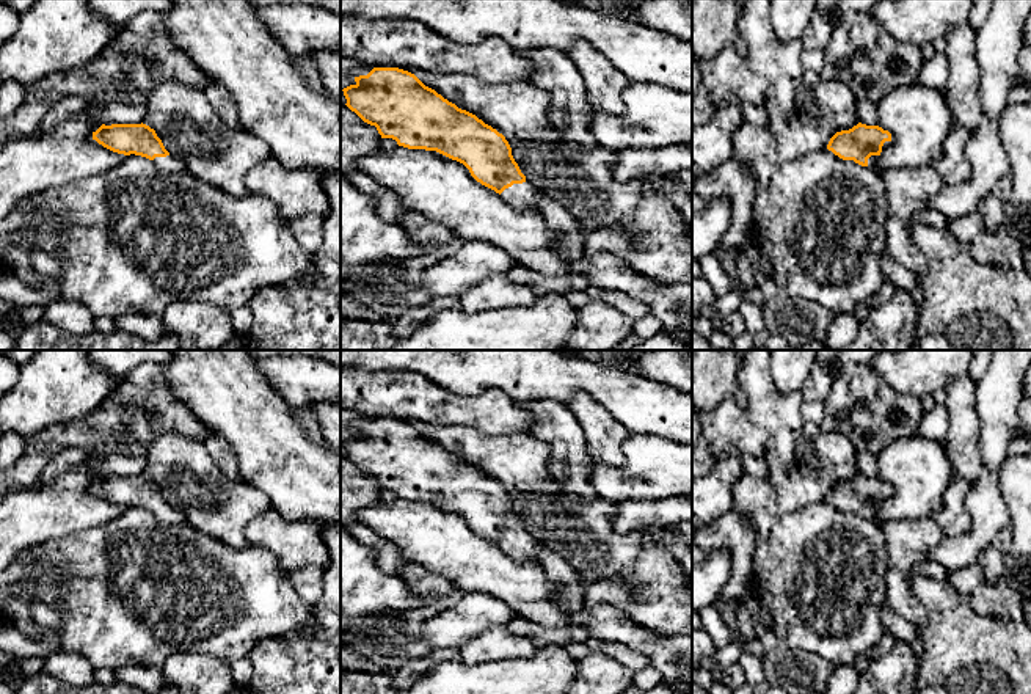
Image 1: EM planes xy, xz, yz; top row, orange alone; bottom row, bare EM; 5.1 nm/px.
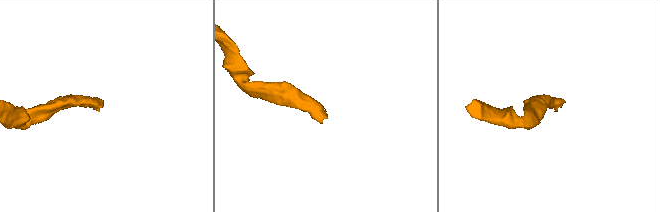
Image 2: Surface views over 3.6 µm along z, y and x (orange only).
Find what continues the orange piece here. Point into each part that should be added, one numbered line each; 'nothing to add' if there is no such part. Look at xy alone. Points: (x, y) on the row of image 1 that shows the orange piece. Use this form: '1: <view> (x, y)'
1: xy (170, 164)

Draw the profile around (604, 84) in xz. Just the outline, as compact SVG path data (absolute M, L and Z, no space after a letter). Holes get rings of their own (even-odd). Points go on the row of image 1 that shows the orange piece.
M576 42L568 57L574 61L584 80L592 111L621 115L625 111L621 93L632 82L588 42Z

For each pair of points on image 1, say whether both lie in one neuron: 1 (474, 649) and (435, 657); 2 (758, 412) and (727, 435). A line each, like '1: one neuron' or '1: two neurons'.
1: two neurons
2: two neurons

